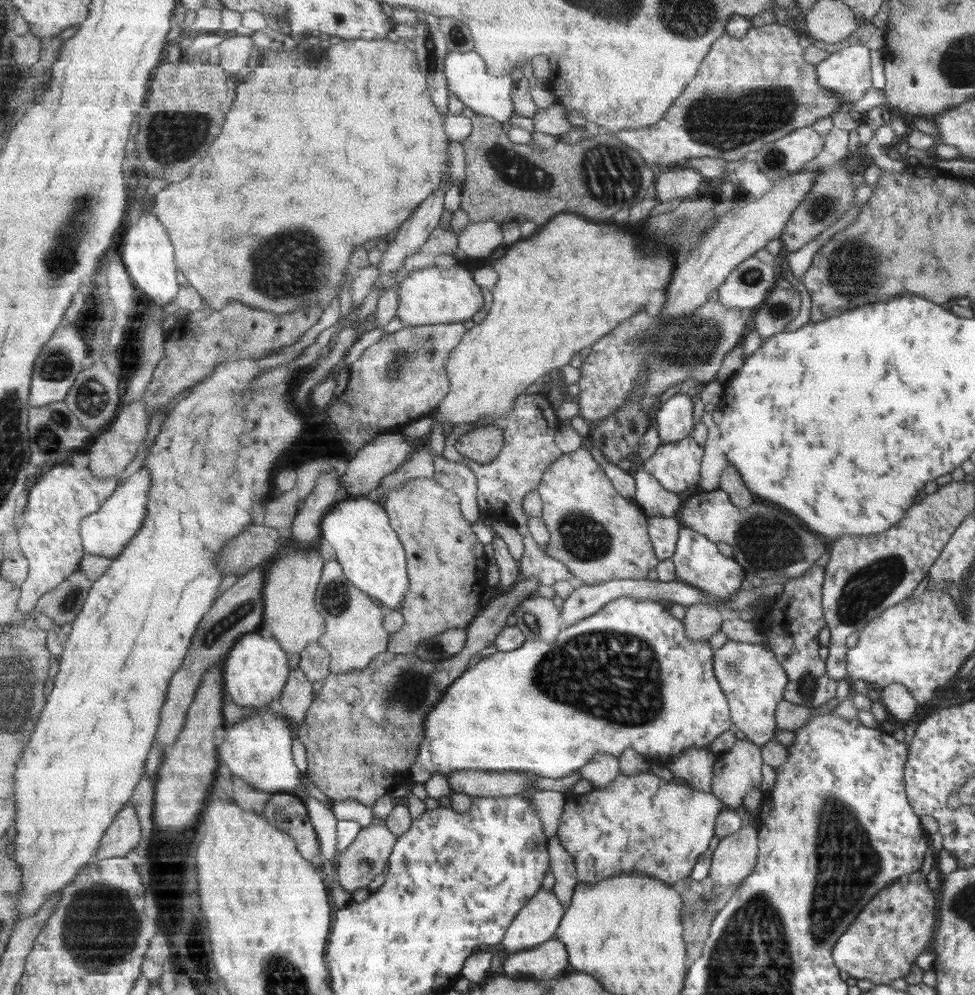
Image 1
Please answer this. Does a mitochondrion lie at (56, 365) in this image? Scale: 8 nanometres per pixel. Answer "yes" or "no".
yes

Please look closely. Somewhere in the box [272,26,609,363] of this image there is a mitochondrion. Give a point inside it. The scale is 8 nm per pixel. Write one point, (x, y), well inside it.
(519, 171)

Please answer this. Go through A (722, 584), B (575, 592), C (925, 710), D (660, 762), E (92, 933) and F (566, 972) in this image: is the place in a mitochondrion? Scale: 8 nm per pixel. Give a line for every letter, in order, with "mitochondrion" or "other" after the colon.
A: other
B: other
C: other
D: other
E: mitochondrion
F: other

